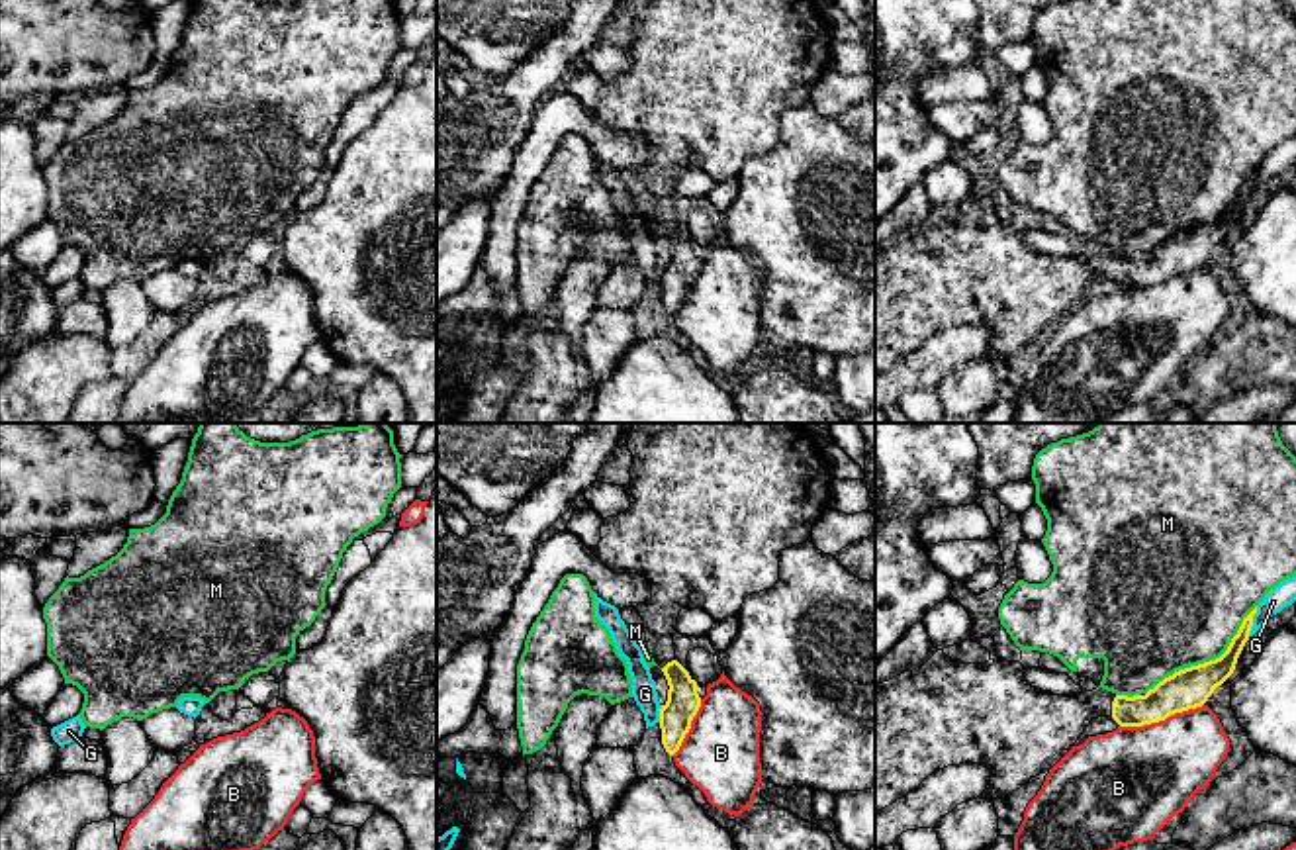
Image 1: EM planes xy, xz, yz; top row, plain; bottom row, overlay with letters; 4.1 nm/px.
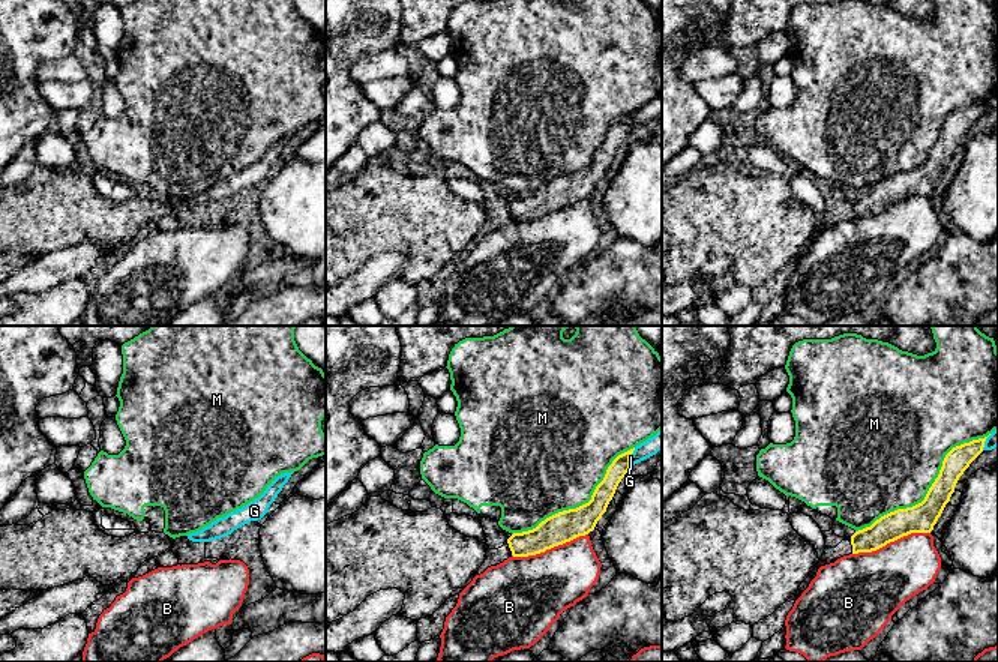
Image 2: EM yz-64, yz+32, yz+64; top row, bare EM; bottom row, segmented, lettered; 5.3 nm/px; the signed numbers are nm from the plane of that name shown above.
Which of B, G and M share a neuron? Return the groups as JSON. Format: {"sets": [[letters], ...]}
{"sets": [["B"], ["G"], ["M"]]}

